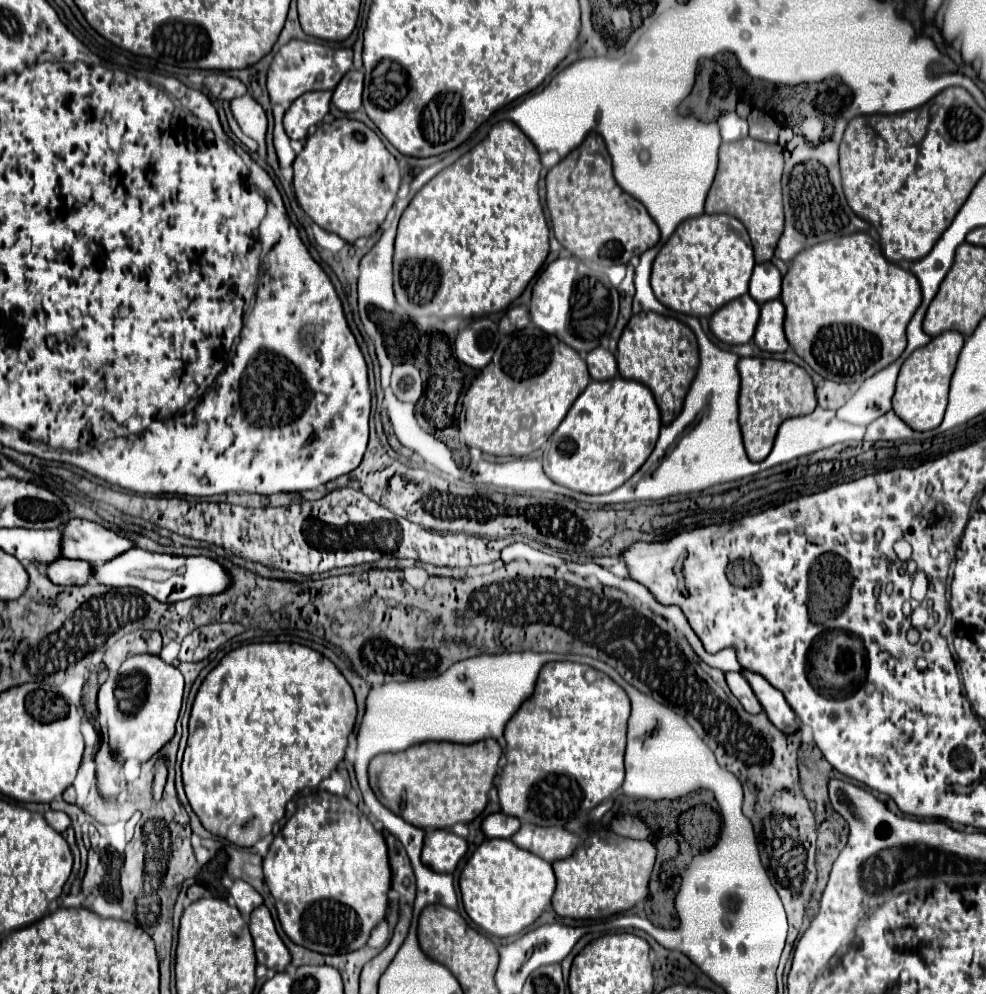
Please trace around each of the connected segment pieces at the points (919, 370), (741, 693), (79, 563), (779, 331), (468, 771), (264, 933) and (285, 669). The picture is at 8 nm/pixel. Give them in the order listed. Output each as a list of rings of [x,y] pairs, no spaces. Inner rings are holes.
[[[944,332],[942,336],[932,338],[926,346],[914,350],[902,364],[898,374],[896,394],[892,398],[892,408],[910,428],[934,430],[936,426],[940,426],[948,404],[950,378],[954,374],[962,346],[964,346],[964,336],[960,332]]]
[[[728,672],[726,674],[726,680],[728,680],[728,686],[732,690],[732,694],[738,698],[738,702],[744,706],[746,712],[750,714],[760,714],[764,708],[762,704],[758,702],[758,698],[754,696],[752,692],[752,686],[748,684],[748,680],[736,672]]]
[[[60,558],[56,564],[48,566],[48,578],[56,584],[64,586],[82,586],[92,578],[92,564],[84,560],[70,560],[70,558]]]
[[[780,300],[762,304],[760,322],[758,322],[756,334],[754,334],[754,342],[760,350],[786,352],[788,340],[784,336],[782,322],[784,322],[784,304]]]
[[[480,740],[476,744],[452,744],[452,742],[424,742],[416,744],[398,754],[378,754],[370,762],[370,786],[376,798],[388,806],[394,814],[410,822],[412,826],[424,830],[436,828],[452,828],[456,822],[472,822],[480,816],[488,804],[488,792],[494,784],[494,776],[498,772],[498,760],[502,756],[502,748],[496,740]]]
[[[260,906],[256,908],[256,912],[252,912],[250,932],[254,938],[258,964],[264,964],[276,972],[284,972],[284,968],[290,962],[290,952],[278,936],[274,920],[266,906]]]
[[[260,642],[226,654],[204,678],[190,714],[188,746],[182,760],[184,790],[202,826],[214,836],[250,848],[284,818],[286,804],[302,788],[318,786],[344,760],[358,706],[352,686],[326,656],[308,646]]]

